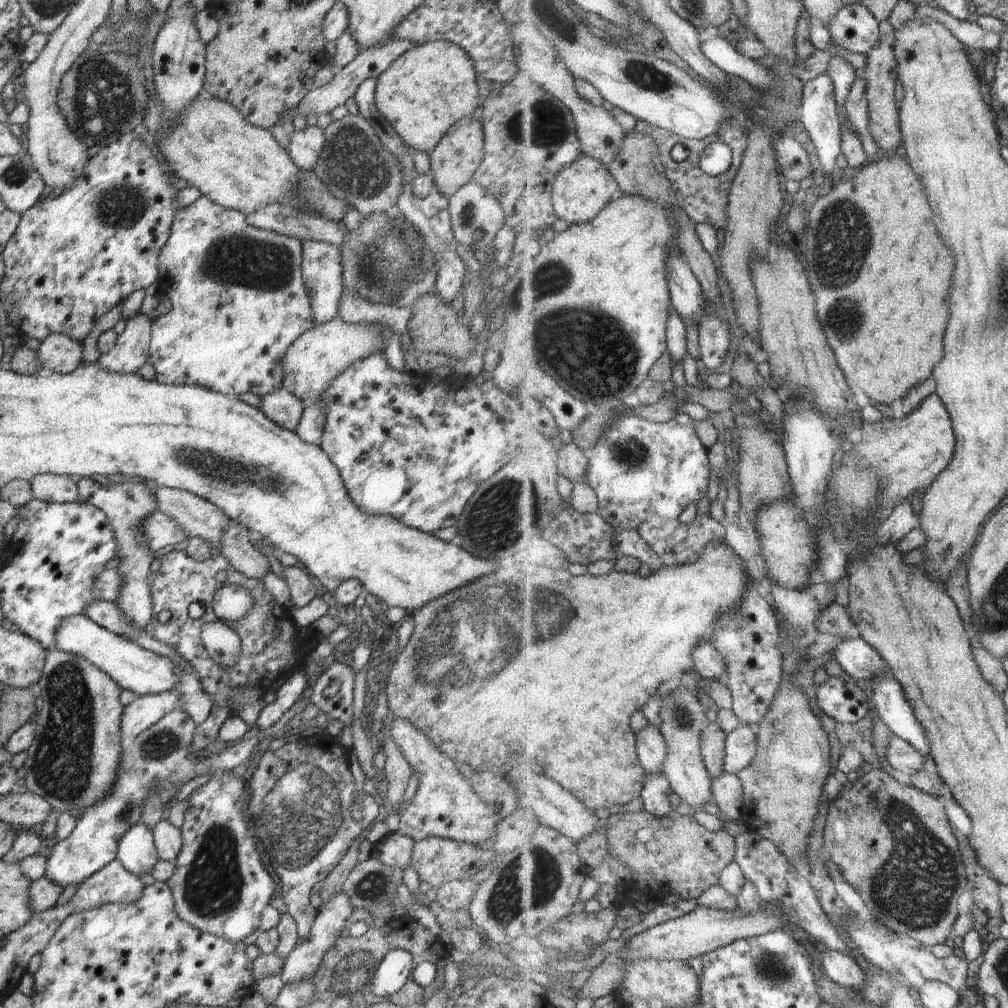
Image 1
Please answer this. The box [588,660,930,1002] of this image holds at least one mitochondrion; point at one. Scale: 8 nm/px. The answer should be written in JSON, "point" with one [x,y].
{"point":[772,967]}

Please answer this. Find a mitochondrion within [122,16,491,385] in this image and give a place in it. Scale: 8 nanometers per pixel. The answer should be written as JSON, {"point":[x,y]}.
{"point":[354,166]}

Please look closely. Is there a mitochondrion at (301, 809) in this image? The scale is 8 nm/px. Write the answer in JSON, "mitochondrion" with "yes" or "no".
{"mitochondrion":"yes"}

